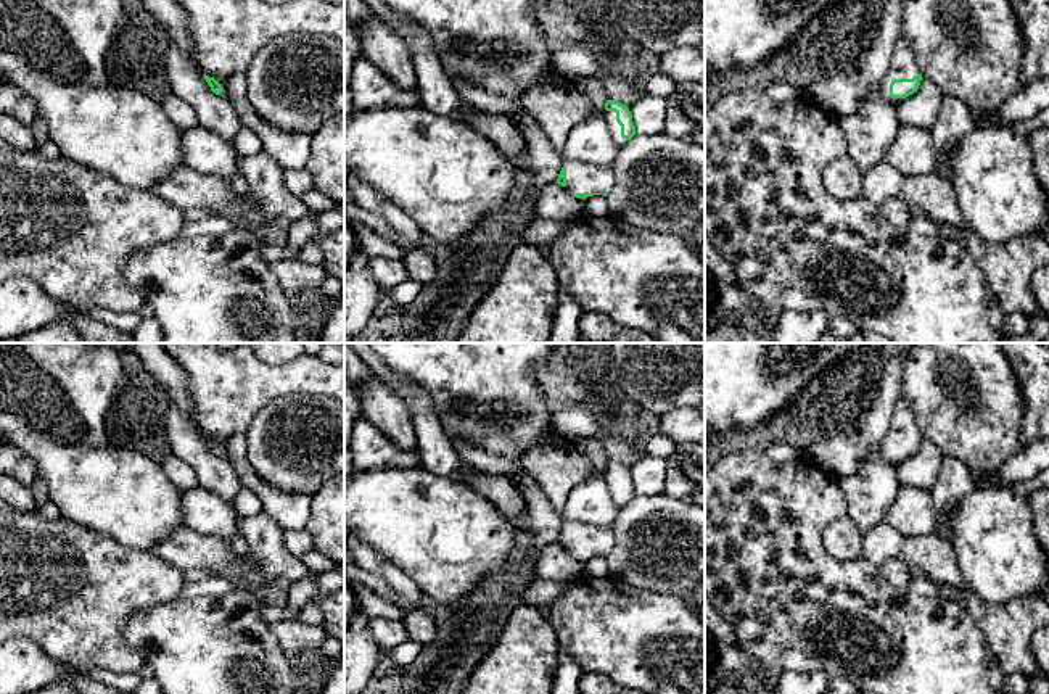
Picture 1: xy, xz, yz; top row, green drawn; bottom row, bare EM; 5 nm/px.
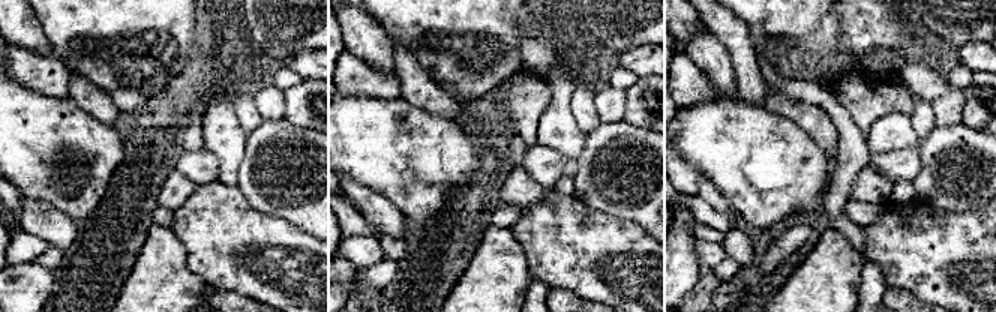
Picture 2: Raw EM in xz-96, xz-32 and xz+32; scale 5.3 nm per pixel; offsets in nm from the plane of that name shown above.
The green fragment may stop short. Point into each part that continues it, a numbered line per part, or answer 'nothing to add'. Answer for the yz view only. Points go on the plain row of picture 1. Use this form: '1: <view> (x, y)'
1: yz (903, 425)

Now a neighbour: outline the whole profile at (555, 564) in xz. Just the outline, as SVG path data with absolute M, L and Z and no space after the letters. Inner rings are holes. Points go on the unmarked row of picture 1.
M557 543L549 544L534 565L536 580L574 581L586 572L586 562L571 556Z

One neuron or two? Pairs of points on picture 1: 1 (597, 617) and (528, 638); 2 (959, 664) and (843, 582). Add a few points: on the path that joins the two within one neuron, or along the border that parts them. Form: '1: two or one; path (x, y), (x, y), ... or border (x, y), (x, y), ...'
1: two; border (547, 622), (560, 649)
2: one; path (930, 652), (877, 598), (872, 598)

